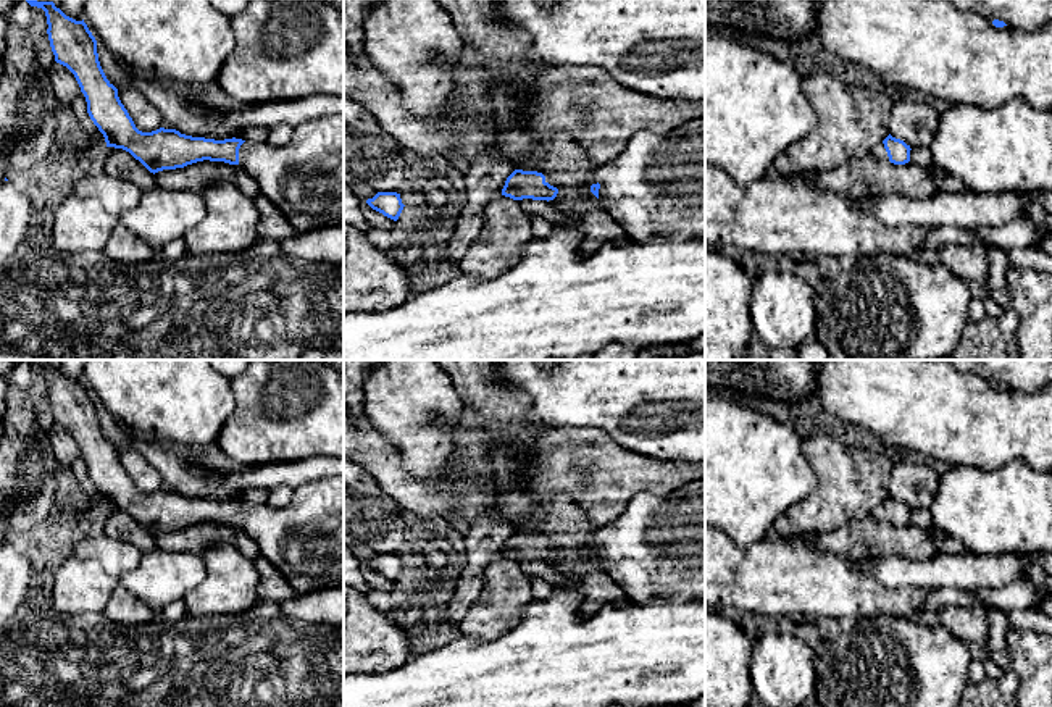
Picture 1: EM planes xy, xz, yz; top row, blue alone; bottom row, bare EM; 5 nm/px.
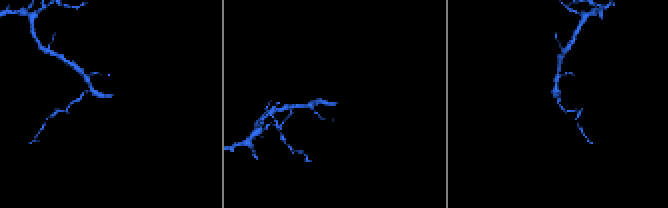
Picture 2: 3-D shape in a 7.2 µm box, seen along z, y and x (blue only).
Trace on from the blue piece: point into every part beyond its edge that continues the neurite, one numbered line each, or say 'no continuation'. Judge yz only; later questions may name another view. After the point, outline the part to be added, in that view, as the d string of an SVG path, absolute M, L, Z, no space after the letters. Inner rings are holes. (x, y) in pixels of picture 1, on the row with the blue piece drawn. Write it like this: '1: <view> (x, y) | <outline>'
1: yz (878, 152) | M878 144L871 149L871 155L879 161L889 161L887 152L884 149L884 144Z

